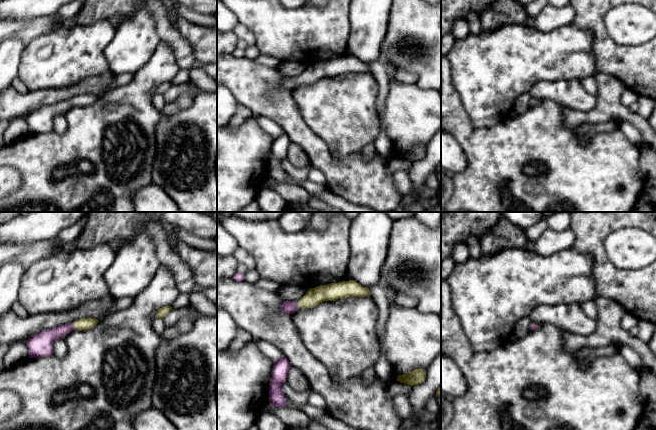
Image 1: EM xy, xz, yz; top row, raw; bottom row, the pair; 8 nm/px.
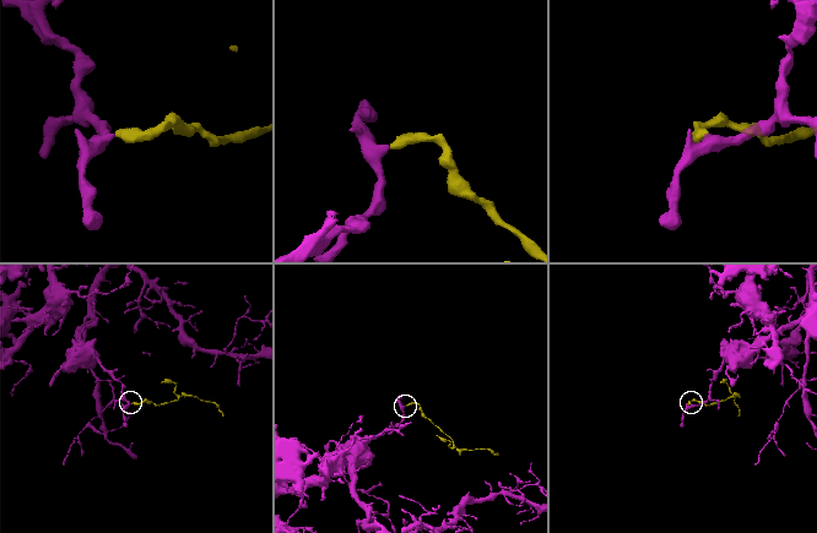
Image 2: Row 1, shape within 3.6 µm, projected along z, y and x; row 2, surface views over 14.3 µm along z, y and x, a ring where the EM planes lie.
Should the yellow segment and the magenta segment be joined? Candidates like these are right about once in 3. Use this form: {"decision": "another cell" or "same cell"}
{"decision": "same cell"}

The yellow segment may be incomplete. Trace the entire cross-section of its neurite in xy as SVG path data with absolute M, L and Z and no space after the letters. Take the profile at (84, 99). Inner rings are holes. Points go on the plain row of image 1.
M81 94L73 100L64 100L53 105L43 106L26 117L30 134L42 134L53 131L54 117L64 114L75 104L77 106L87 106L96 102L98 95Z

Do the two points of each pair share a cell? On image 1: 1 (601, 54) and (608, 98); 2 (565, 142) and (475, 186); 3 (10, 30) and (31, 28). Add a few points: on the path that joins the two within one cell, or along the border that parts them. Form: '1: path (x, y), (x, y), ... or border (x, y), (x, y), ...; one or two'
1: border (598, 71), (614, 75), (624, 85); two
2: path (543, 156), (526, 158), (508, 175), (497, 180); one
3: path (15, 29), (26, 29); one

